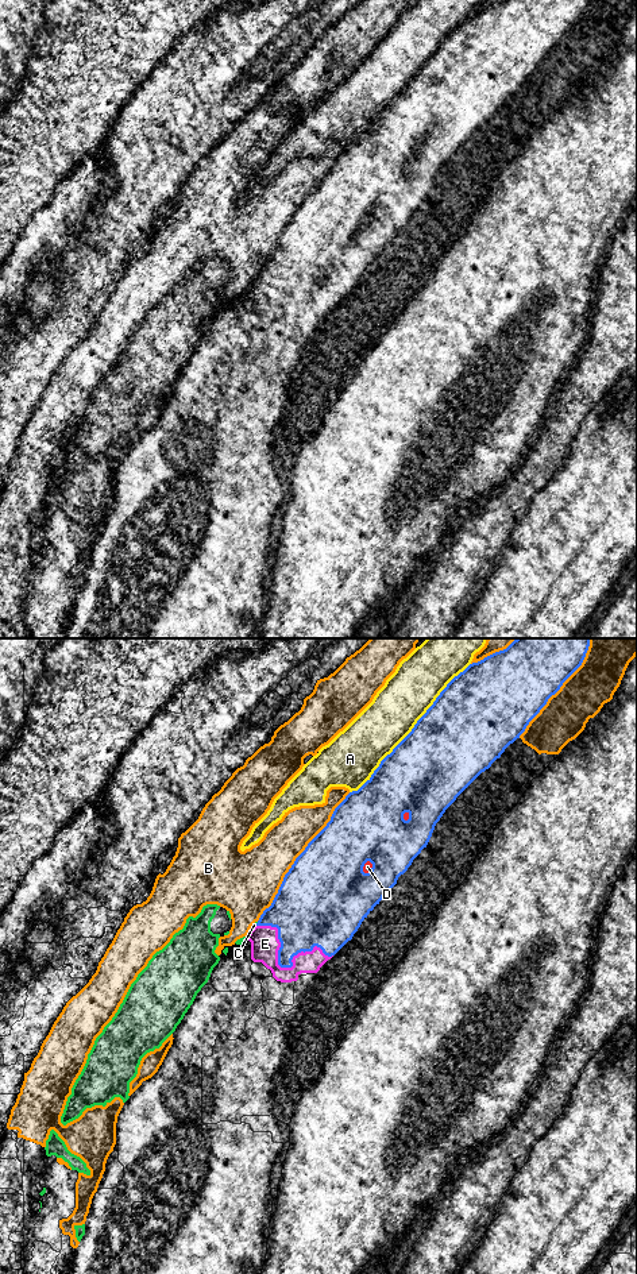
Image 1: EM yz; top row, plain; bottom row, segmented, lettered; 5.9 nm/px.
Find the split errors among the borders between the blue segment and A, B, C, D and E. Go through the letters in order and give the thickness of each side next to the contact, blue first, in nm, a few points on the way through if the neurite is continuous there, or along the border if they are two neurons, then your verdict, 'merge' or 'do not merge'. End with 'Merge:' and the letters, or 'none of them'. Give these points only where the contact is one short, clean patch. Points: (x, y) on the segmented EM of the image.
A: calibres 480 and 300 nm; do not merge
B: calibres 480 and 300 nm; do not merge
C: calibres 300 and 20 nm; border yz (258, 922), (255, 925); do not merge
D: calibres 460 and 50 nm; do not merge
E: calibres 260 and 170 nm; merge
Merge: E

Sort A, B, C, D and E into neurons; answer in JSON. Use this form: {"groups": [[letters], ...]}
{"groups": [["A"], ["B"], ["C"], ["D"], ["E"]]}

